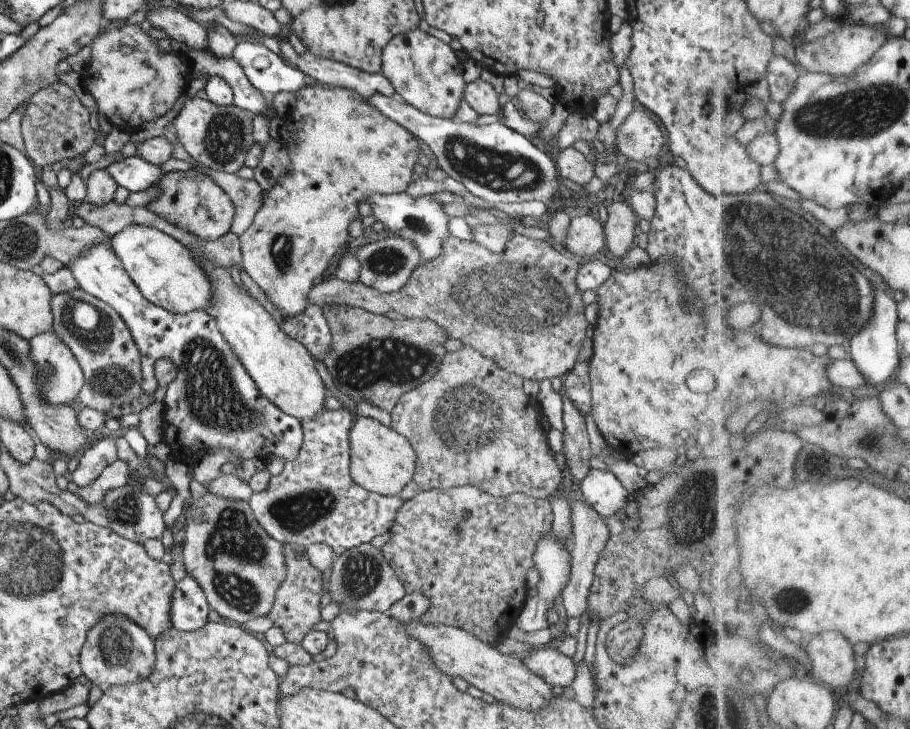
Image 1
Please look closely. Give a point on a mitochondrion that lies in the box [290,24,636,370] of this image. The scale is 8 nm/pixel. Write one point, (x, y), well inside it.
(541, 298)

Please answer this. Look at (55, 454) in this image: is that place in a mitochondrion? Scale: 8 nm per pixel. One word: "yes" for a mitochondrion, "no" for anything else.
no

